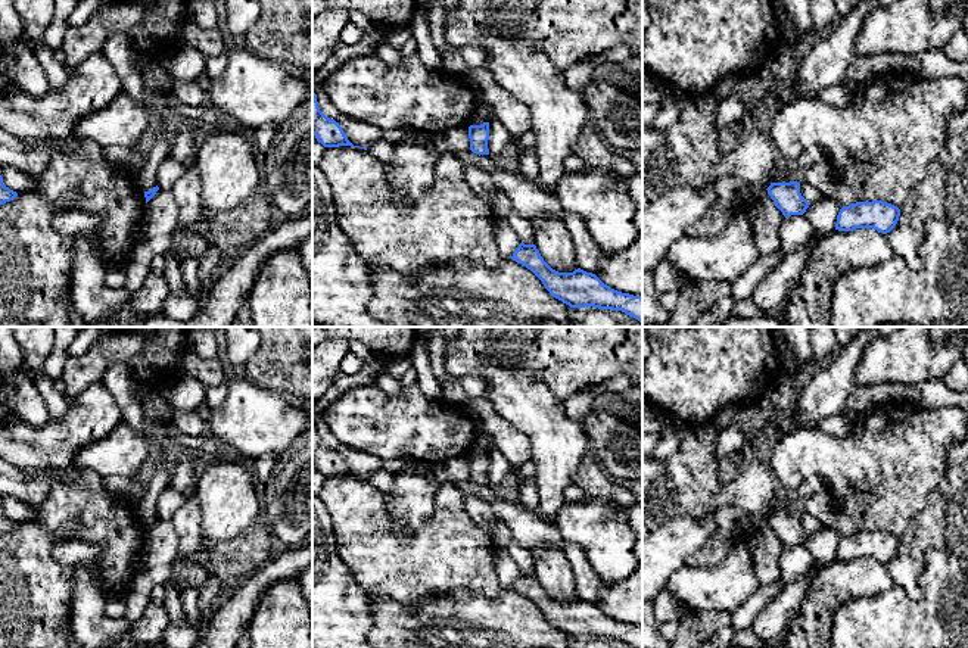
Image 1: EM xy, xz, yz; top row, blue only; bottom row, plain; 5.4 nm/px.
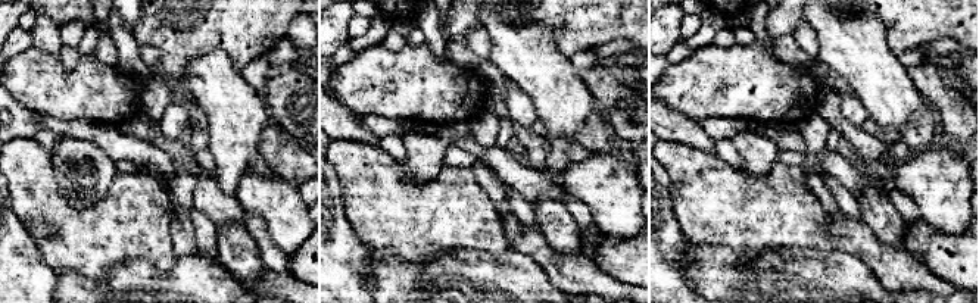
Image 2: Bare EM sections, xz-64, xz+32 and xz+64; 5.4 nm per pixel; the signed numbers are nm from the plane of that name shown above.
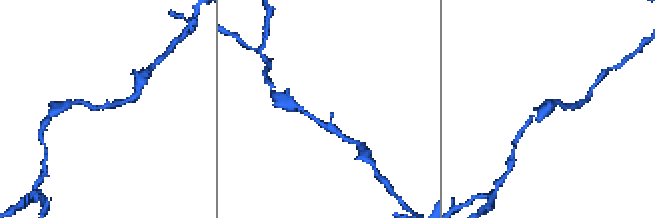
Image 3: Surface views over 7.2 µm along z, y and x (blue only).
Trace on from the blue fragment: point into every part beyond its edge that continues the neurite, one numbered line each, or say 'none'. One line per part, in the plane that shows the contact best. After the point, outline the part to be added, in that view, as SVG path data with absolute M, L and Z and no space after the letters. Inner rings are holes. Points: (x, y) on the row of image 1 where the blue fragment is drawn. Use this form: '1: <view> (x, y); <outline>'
none

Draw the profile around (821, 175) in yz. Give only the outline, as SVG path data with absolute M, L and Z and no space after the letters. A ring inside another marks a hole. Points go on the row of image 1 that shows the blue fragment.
M830 161L806 168L804 183L813 186L824 194L824 197L834 200L841 206L849 206L859 202L856 194L853 194L843 183L838 181Z

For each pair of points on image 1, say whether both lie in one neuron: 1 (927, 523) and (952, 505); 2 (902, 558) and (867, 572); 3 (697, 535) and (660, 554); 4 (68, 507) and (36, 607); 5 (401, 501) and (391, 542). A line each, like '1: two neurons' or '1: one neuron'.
1: one neuron
2: two neurons
3: one neuron
4: one neuron
5: two neurons

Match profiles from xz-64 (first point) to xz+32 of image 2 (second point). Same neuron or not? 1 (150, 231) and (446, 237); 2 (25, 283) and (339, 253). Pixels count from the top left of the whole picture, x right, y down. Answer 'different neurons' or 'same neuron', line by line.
1: same neuron
2: same neuron

